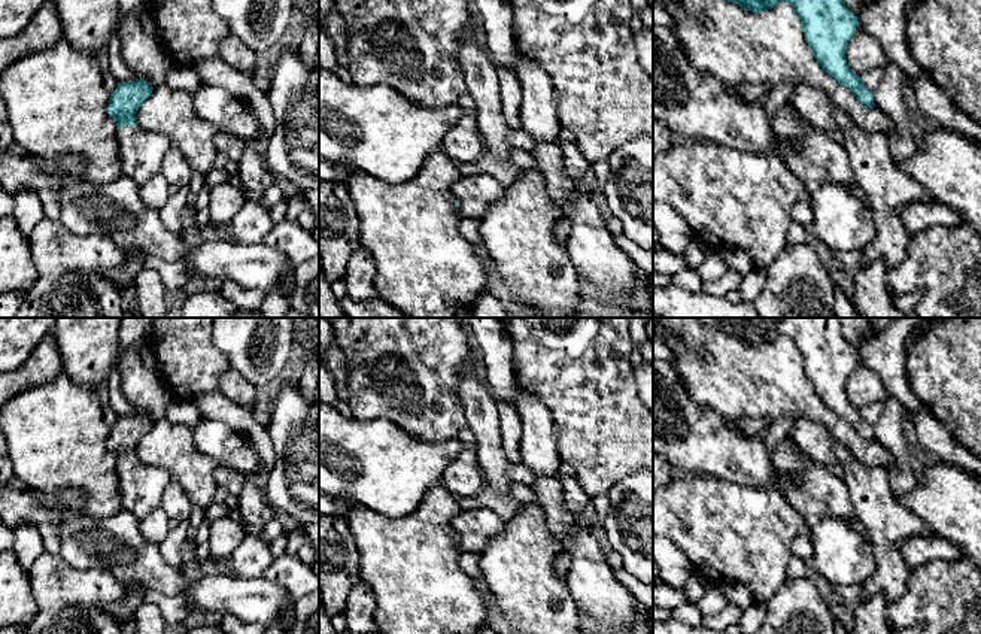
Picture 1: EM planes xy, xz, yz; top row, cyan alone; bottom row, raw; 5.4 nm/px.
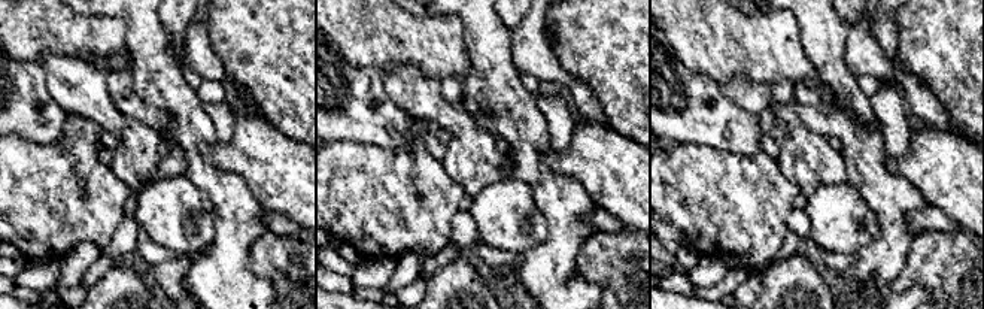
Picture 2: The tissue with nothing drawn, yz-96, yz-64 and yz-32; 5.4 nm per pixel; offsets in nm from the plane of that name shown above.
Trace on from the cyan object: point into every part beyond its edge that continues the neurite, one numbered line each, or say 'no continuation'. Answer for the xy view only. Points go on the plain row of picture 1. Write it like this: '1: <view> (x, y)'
1: xy (140, 488)

